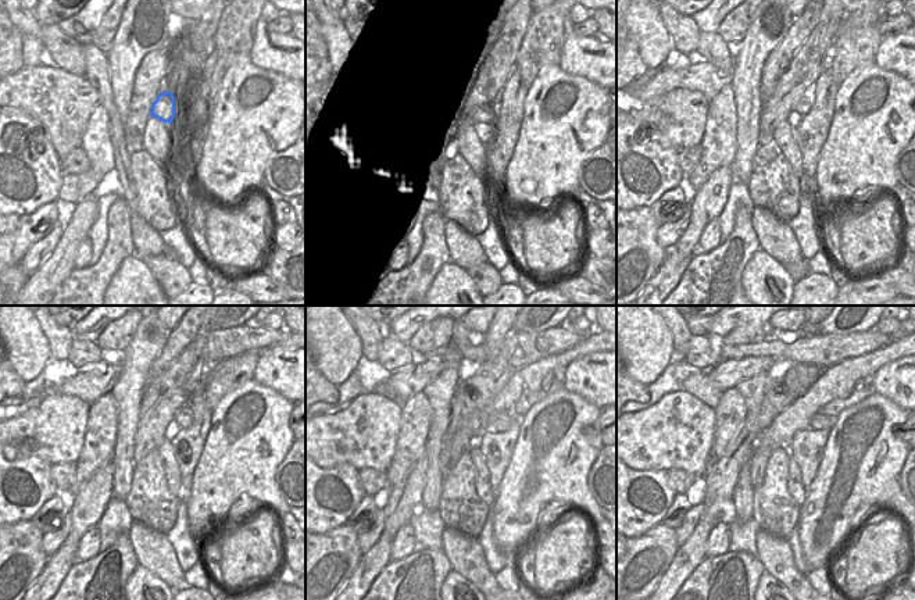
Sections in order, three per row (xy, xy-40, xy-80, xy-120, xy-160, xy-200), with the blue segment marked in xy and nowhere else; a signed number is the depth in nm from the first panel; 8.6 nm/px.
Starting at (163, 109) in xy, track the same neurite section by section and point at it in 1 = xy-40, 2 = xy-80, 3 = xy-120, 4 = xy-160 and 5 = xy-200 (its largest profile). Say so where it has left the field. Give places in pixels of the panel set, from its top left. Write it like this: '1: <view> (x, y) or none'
1: xy-40 (481, 113)
2: xy-80 (804, 106)
3: xy-120 (183, 418)
4: xy-160 (500, 421)
5: xy-200 (819, 421)

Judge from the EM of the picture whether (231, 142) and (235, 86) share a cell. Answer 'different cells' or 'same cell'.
same cell

